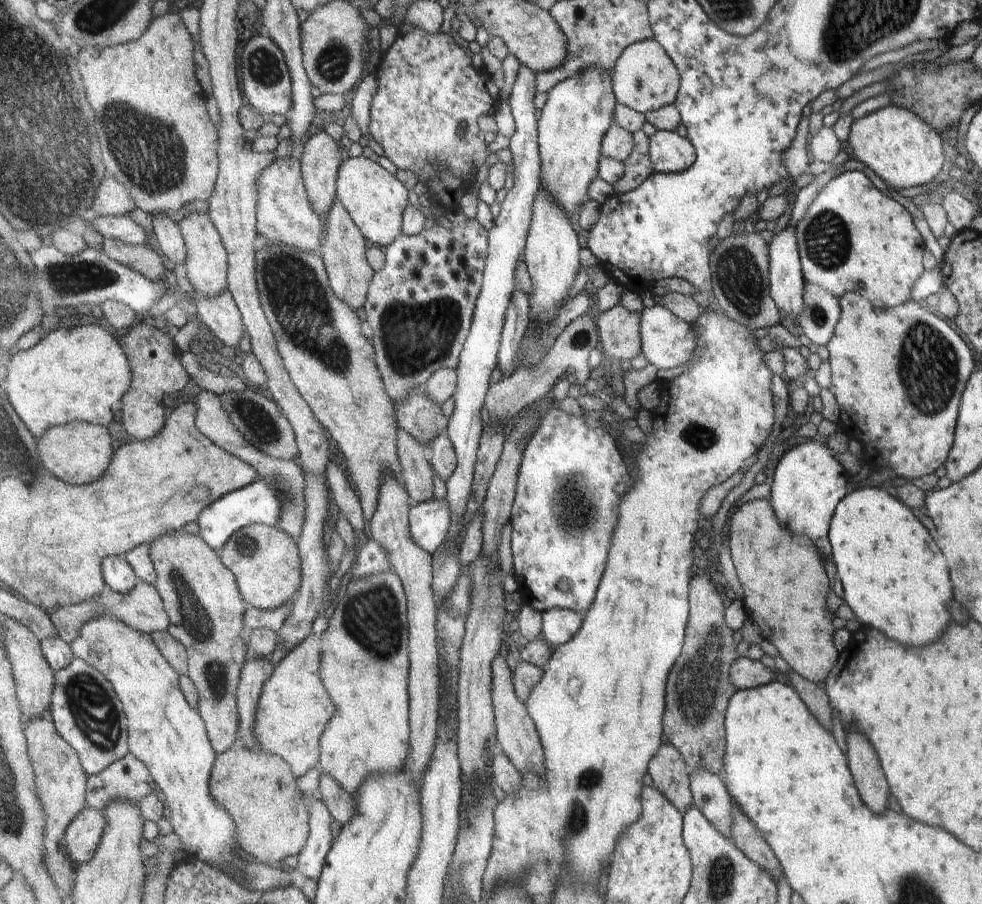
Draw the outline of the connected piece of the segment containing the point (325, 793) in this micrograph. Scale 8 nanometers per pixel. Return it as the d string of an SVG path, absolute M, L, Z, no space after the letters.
M322 770L320 779L320 791L318 795L324 804L328 806L333 819L341 825L341 828L350 824L350 821L359 811L358 800L349 795L331 776Z

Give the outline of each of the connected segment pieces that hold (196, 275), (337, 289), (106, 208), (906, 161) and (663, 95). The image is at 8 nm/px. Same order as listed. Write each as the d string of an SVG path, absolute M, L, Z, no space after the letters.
M192 213L183 218L179 224L188 249L188 258L184 267L193 288L207 297L213 297L228 290L228 253L208 214Z
M337 198L326 224L321 256L328 270L332 290L337 297L353 306L354 310L365 307L368 291L375 275L375 270L367 262L369 245L369 241L361 233L341 200Z
M105 176L101 188L97 190L96 198L93 210L99 216L125 216L137 207L129 196L129 190L121 186L113 176Z
M885 106L867 116L852 120L848 138L843 144L857 160L893 190L922 186L933 180L943 164L940 136L909 110Z
M656 39L630 45L613 69L612 80L618 103L645 115L675 104L682 84L680 70Z

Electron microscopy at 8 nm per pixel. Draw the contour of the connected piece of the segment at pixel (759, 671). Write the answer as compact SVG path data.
M737 657L728 671L729 682L736 690L757 688L774 680L776 671L765 668L760 661Z

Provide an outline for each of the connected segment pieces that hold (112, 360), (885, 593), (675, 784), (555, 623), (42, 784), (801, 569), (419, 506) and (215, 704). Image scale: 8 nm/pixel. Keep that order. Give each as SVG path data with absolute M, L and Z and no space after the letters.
M92 319L90 324L56 327L42 341L27 351L19 351L7 364L7 392L13 400L21 420L27 428L41 438L49 426L65 425L74 421L86 421L106 427L115 420L124 406L123 396L131 388L131 364L117 336L103 328L103 320Z
M855 488L837 503L828 528L831 561L835 565L835 577L842 584L843 602L853 612L859 626L874 628L883 632L885 638L905 646L921 646L937 640L949 620L947 604L951 600L951 586L945 557L927 534L911 509L891 490Z
M665 741L648 766L654 784L684 814L694 806L690 772L681 752Z
M552 609L543 613L543 635L553 648L570 642L582 628L583 616L564 609Z
M49 708L41 717L26 720L24 732L29 740L29 757L33 760L39 798L47 812L45 837L56 842L59 849L63 849L69 825L87 807L85 794L89 776L85 773L76 750L57 732L51 713L52 710Z
M767 498L741 503L729 520L727 544L743 591L740 601L762 638L775 646L790 670L822 685L839 654L831 642L831 614L825 610L829 581L813 542L789 532L777 520Z
M447 499L413 503L410 509L410 532L416 544L432 556L446 542L452 515Z
M181 529L166 533L152 544L151 556L158 573L154 585L170 619L168 632L188 650L188 676L198 691L198 712L207 726L217 754L235 747L239 737L237 703L247 644L241 640L245 602L232 570L200 536Z

